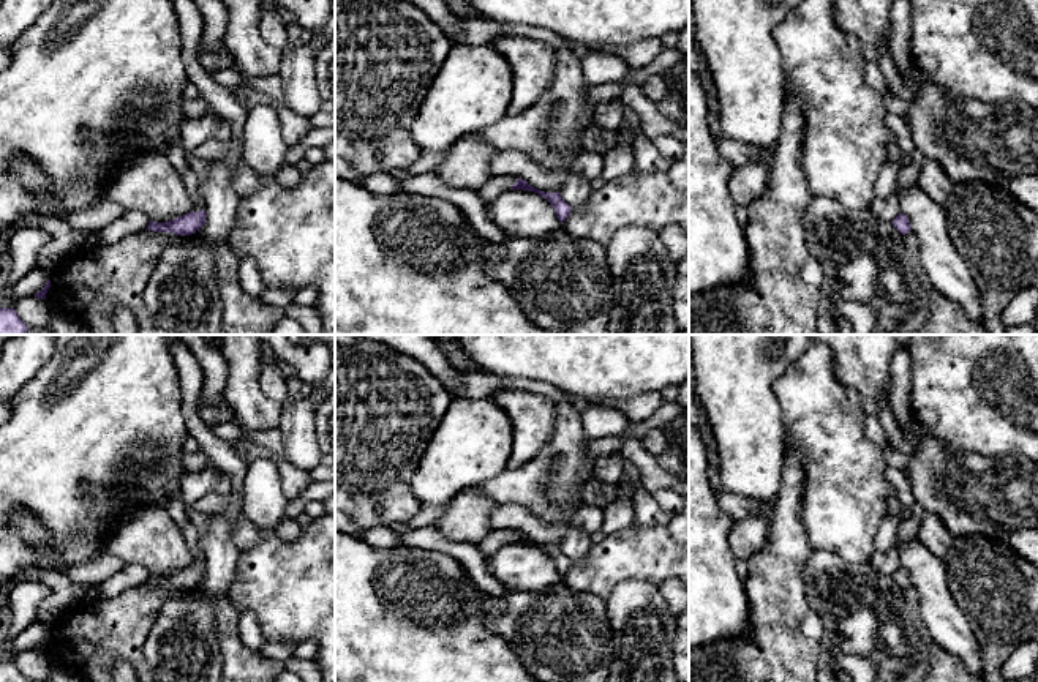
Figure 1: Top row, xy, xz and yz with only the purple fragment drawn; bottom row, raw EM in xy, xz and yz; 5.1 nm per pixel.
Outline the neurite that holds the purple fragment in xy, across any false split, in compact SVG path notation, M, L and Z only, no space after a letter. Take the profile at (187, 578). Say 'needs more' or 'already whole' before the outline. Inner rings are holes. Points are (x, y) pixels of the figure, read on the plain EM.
already whole | M205 564L190 565L180 571L166 576L149 575L145 584L172 586L175 589L191 589L205 578L205 571Z

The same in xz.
already whole | M518 532L515 538L512 538L510 543L523 543L523 545L534 545L537 548L540 548L542 551L545 551L551 560L556 565L558 573L564 578L564 575L567 573L567 570L570 568L572 560L559 549L559 546L545 546L540 545L534 540L531 540L526 534Z

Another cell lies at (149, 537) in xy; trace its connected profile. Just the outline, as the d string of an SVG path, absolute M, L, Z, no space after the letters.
M142 505L126 513L106 540L104 553L118 557L125 565L139 564L158 576L193 564L182 530L166 505Z

